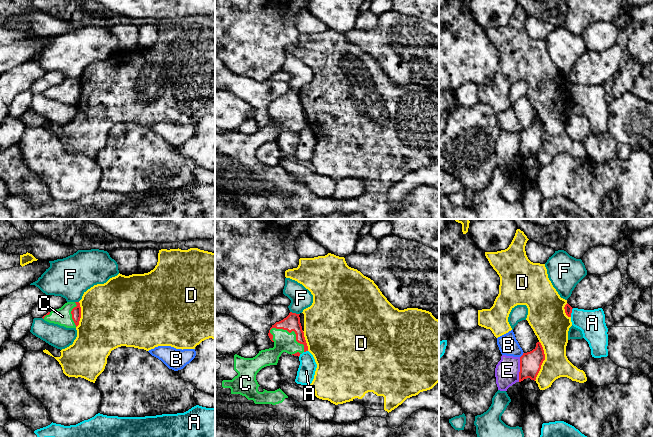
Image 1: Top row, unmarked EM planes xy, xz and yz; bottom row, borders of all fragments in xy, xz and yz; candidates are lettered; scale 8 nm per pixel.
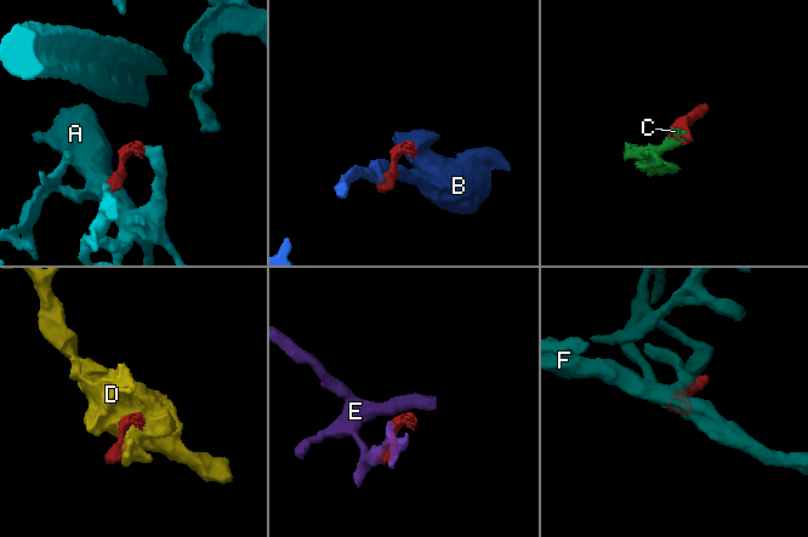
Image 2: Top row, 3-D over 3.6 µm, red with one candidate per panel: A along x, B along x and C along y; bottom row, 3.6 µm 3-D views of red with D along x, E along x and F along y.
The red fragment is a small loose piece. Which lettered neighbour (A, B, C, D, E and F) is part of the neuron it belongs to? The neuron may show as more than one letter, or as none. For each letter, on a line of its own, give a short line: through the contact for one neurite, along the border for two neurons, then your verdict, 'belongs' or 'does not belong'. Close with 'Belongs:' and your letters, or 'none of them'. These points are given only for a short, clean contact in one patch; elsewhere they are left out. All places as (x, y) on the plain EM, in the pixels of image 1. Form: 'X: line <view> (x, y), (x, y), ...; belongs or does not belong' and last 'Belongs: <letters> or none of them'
A: line yz (573, 84), (570, 92); does not belong
B: line yz (523, 128), (520, 133); does not belong
C: line xz (291, 99), (292, 106), (284, 117); belongs
D: does not belong
E: line yz (520, 133), (518, 157); does not belong
F: does not belong
Belongs: C

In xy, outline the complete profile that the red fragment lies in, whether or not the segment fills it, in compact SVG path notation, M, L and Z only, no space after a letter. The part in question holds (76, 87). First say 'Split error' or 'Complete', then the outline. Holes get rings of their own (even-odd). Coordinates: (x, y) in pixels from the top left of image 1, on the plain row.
Split error. M67 78L61 84L48 88L42 93L49 99L58 100L66 104L76 104L81 94L79 78Z

